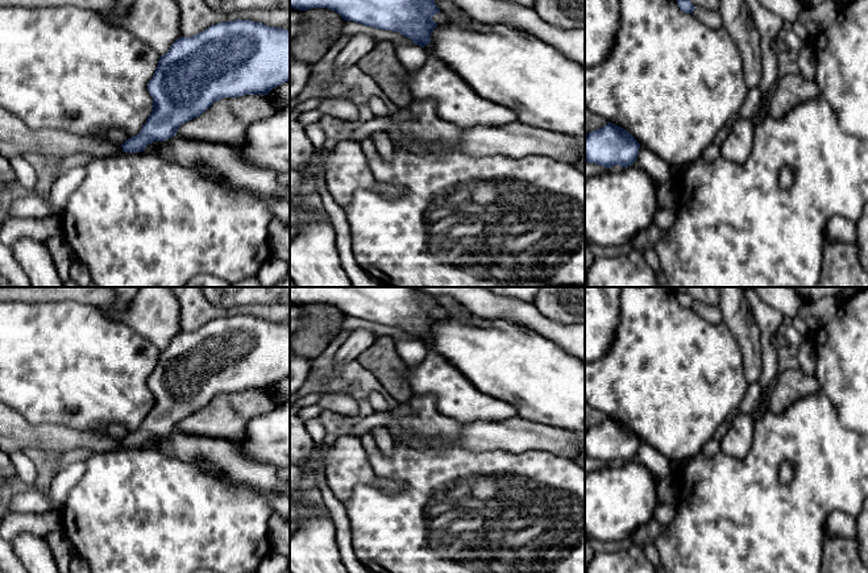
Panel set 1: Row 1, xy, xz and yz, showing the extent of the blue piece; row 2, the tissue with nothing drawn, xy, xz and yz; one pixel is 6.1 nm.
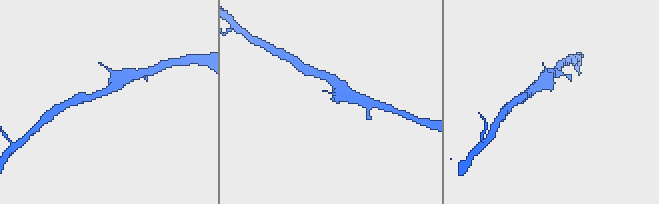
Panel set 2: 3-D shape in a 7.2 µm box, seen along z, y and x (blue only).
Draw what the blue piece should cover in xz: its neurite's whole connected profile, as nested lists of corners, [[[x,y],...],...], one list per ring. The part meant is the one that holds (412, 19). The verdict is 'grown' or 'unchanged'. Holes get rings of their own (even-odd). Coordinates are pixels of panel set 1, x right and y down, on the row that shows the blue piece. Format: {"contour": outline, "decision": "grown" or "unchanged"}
{"contour": [[[290,0],[290,8],[327,8],[345,21],[398,32],[421,47],[431,42],[437,26],[432,17],[440,12],[435,0]]], "decision": "unchanged"}

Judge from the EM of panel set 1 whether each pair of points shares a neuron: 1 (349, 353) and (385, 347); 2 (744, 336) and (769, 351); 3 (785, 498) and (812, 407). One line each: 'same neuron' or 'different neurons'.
1: different neurons
2: different neurons
3: same neuron

